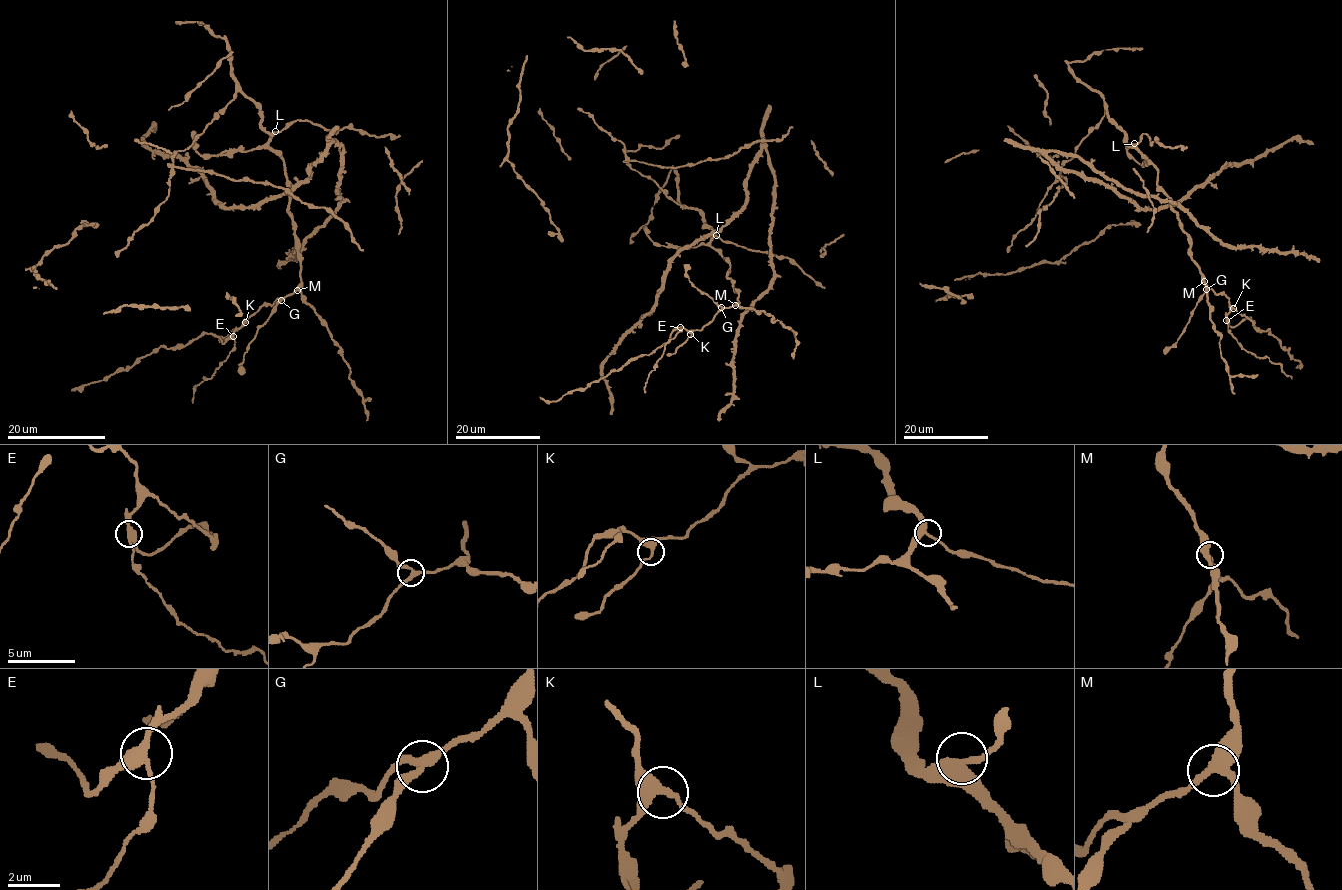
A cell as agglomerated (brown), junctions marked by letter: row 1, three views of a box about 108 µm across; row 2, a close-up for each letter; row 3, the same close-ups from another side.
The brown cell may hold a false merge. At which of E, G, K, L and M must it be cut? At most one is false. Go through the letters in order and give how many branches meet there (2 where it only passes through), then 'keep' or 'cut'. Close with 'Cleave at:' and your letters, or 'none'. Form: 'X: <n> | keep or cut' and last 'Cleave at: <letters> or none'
E: 3 | cut
G: 3 | keep
K: 3 | keep
L: 3 | keep
M: 3 | keep
Cleave at: E

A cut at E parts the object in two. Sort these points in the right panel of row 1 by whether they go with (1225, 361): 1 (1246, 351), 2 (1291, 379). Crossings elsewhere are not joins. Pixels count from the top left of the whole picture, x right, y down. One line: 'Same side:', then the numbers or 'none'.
Same side: none

